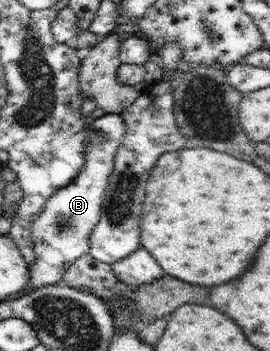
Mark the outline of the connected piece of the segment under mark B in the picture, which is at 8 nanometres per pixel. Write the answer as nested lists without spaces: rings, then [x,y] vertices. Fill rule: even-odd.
[[[105,112],[92,122],[88,142],[84,146],[86,147],[84,168],[80,170],[76,178],[72,179],[72,183],[60,188],[46,200],[40,216],[31,226],[36,259],[34,263],[28,265],[29,282],[25,287],[26,291],[62,282],[62,275],[68,265],[82,254],[89,252],[90,235],[102,215],[102,195],[108,187],[108,179],[114,168],[116,150],[125,132],[126,122],[120,113]]]

